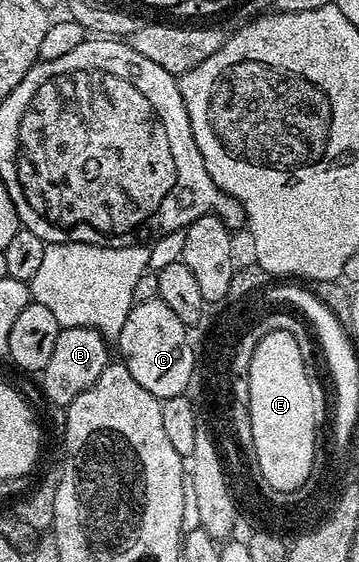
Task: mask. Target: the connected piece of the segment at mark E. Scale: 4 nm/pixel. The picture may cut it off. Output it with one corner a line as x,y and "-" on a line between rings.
287,327
266,334
256,346
246,373
248,423
254,438
259,469
278,486
300,484
310,462
310,437
322,428
320,396
308,377
304,352

